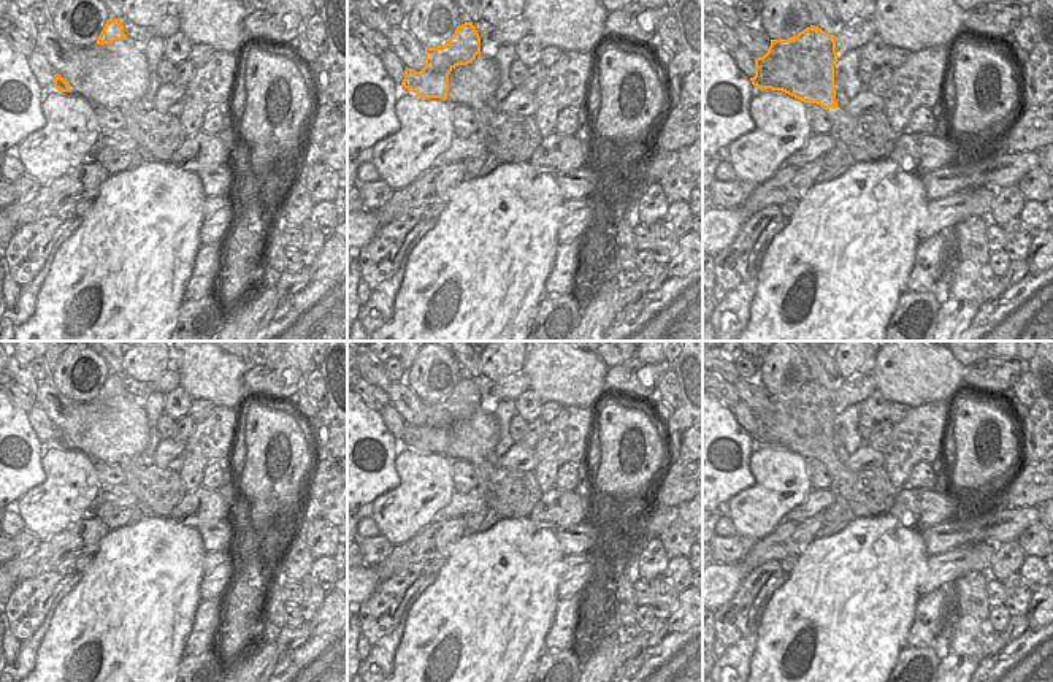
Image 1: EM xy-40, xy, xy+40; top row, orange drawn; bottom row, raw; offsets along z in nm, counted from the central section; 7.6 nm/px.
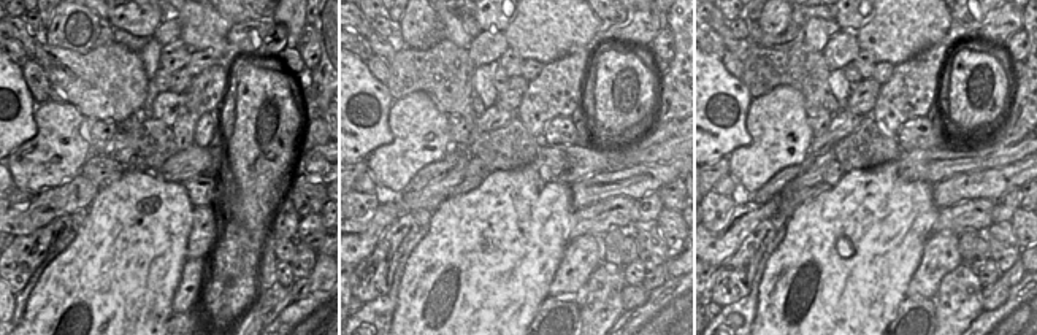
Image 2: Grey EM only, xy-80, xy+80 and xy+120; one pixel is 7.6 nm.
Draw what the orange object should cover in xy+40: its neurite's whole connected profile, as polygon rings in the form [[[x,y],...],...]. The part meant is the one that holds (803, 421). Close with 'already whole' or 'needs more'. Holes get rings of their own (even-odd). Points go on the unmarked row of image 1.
[[[810,381],[788,395],[771,395],[763,412],[755,414],[752,439],[782,446],[823,465],[837,462],[834,444],[836,392]]]; already whole

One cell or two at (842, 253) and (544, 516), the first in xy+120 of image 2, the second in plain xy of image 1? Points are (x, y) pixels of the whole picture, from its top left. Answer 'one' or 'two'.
two

